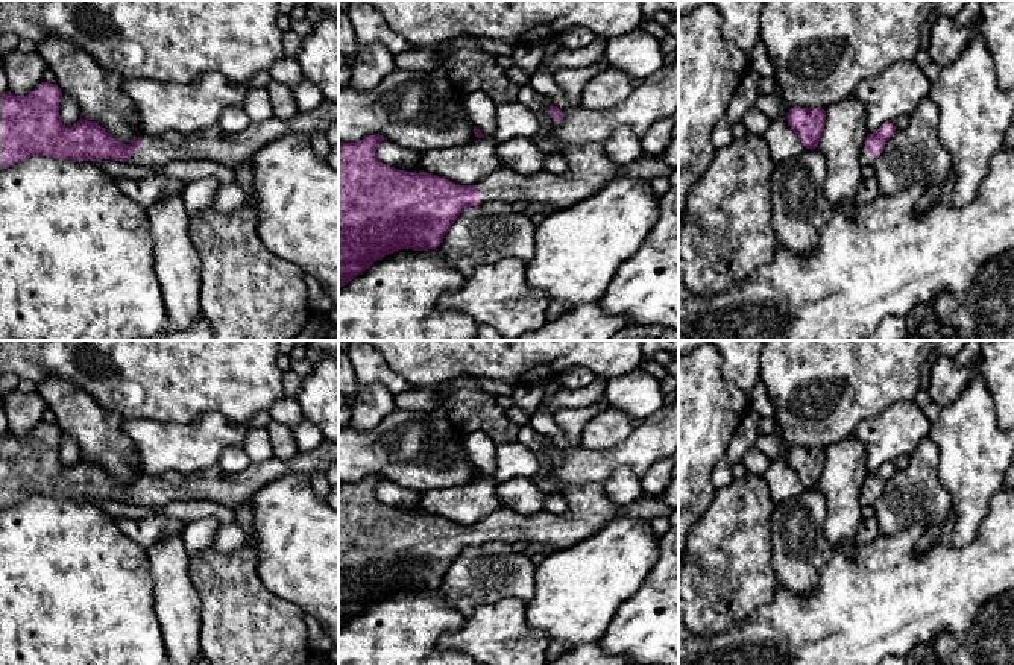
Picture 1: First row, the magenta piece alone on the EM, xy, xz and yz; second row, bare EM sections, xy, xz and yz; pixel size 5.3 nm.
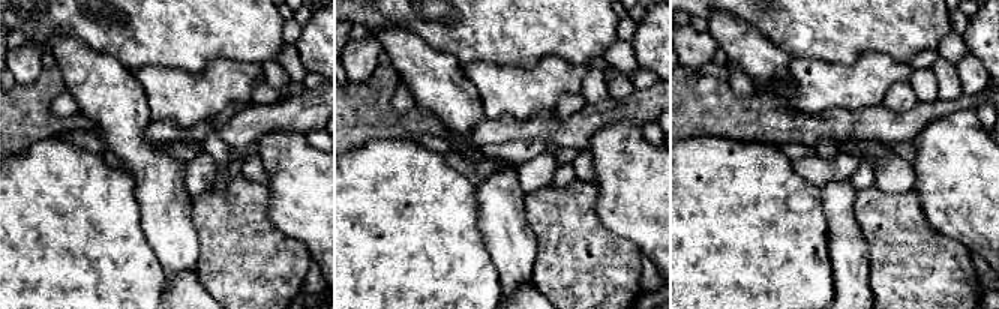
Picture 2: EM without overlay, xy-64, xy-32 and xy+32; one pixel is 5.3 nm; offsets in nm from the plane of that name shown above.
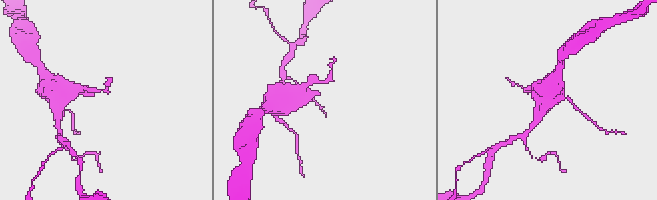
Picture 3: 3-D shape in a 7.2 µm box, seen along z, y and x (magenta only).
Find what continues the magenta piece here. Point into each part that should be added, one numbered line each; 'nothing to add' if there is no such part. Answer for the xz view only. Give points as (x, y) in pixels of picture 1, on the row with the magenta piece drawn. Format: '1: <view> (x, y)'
1: xz (589, 169)

